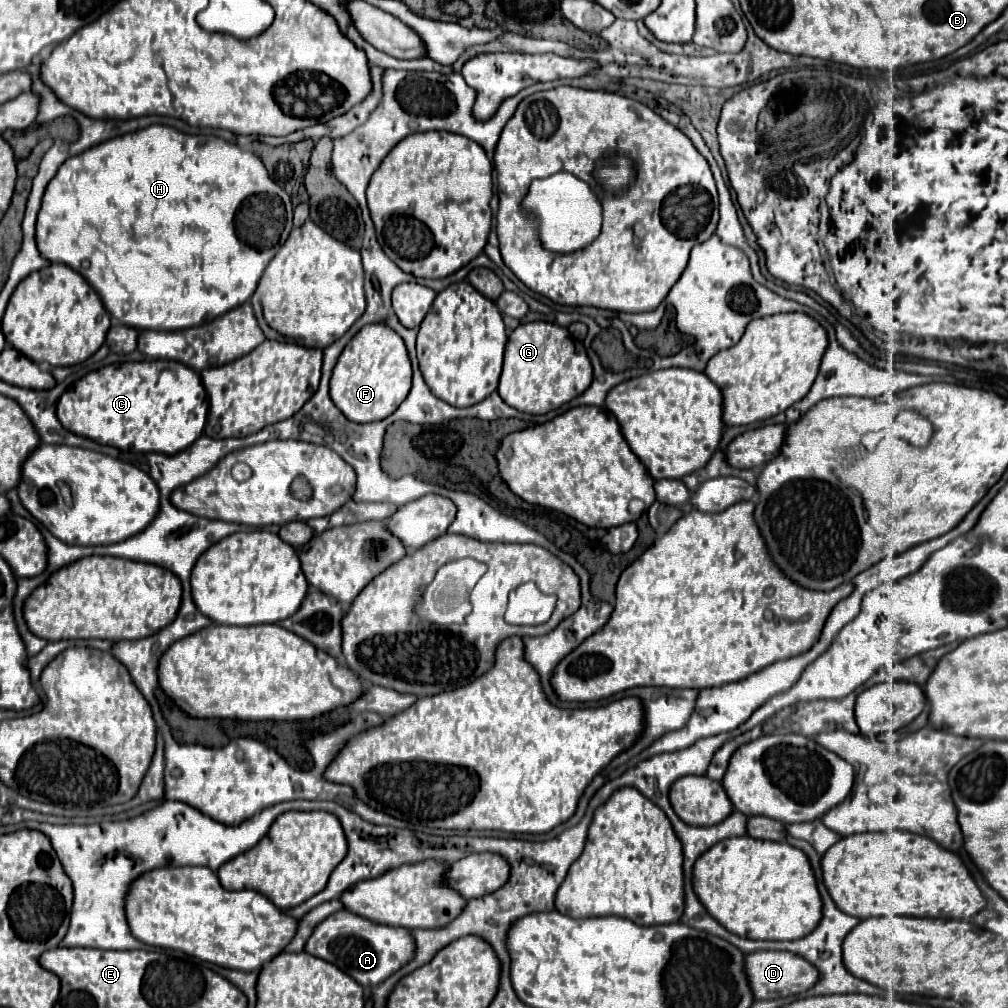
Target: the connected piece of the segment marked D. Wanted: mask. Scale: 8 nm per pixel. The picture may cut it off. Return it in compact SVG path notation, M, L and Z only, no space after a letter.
M758 950L744 954L744 970L748 970L748 986L752 986L752 994L756 1000L772 1000L786 998L800 992L806 992L818 982L818 972L804 958L790 952L774 952L774 950Z

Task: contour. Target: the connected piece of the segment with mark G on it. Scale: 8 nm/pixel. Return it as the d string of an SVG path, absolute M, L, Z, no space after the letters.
M526 322L508 336L498 394L516 410L546 414L580 396L590 382L592 364L584 348L564 326L552 322Z

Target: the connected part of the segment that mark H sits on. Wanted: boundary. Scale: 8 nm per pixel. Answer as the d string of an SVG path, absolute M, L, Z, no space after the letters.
M154 124L92 146L90 150L68 158L68 162L60 166L42 198L42 208L36 222L36 244L40 256L44 256L46 260L68 264L78 274L82 274L92 284L92 288L96 288L110 316L114 316L122 324L140 330L182 330L210 322L212 318L244 304L254 294L264 268L280 250L282 242L286 242L292 230L292 210L294 208L290 196L268 176L268 170L256 154L240 150L236 144L230 144L218 136L192 136L170 126Z

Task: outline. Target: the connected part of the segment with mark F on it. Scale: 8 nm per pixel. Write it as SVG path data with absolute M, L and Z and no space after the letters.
M386 324L364 326L342 350L330 378L330 398L352 422L376 422L390 416L410 392L412 368L404 340Z

